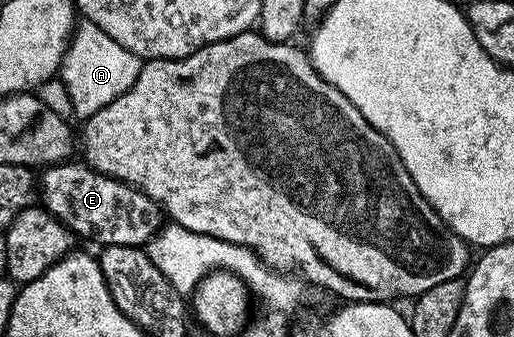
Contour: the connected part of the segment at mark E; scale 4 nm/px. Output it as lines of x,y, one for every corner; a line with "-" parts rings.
71,160
62,162
59,166
47,166
41,174
41,205
79,239
91,238
92,241
99,242
99,247
102,248
145,247
163,225
164,215
161,209
151,198
144,196
144,192
127,182
104,176
81,161

